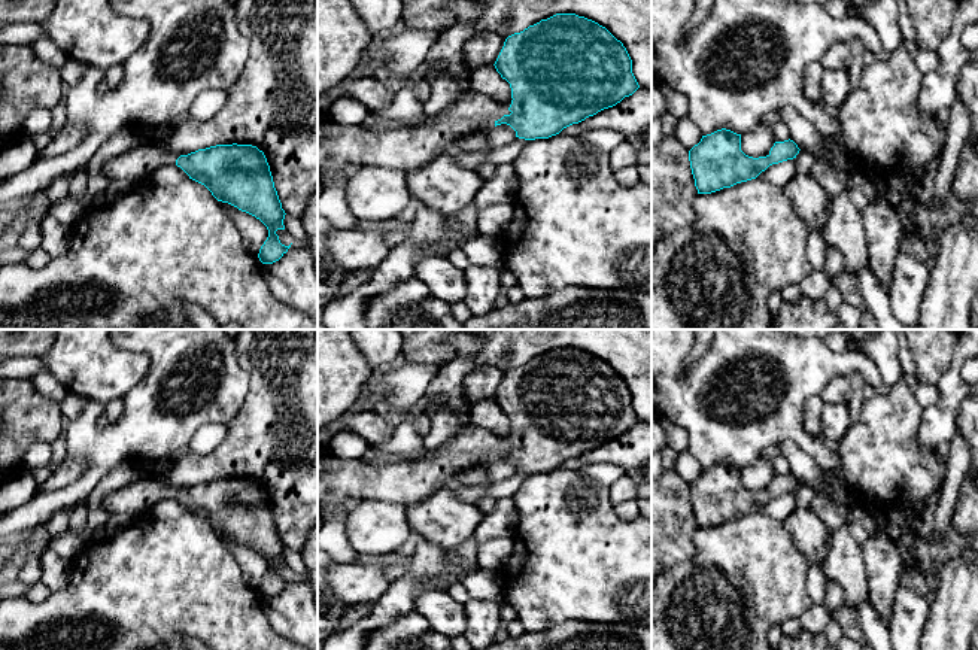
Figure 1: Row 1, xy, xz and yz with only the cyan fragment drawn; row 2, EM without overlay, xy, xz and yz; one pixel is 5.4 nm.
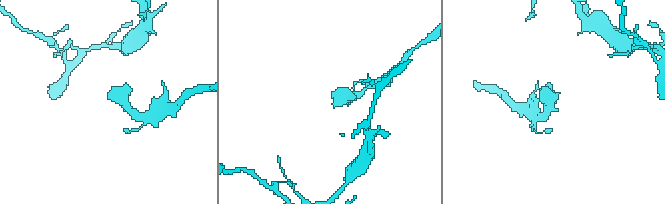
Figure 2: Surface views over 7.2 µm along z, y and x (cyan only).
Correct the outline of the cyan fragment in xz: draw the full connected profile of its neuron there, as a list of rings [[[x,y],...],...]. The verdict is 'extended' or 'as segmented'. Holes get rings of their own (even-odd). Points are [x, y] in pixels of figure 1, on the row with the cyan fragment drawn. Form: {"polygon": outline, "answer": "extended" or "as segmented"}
{"polygon": [[[556,13],[508,36],[493,66],[510,83],[513,100],[508,109],[468,88],[441,113],[385,131],[340,125],[329,119],[326,110],[318,110],[318,167],[338,170],[344,165],[376,165],[407,173],[429,164],[456,139],[477,131],[489,133],[501,124],[510,125],[519,139],[549,139],[616,106],[640,88],[623,43],[605,27],[575,13]]], "answer": "extended"}

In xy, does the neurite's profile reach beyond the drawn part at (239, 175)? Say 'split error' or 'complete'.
split error

